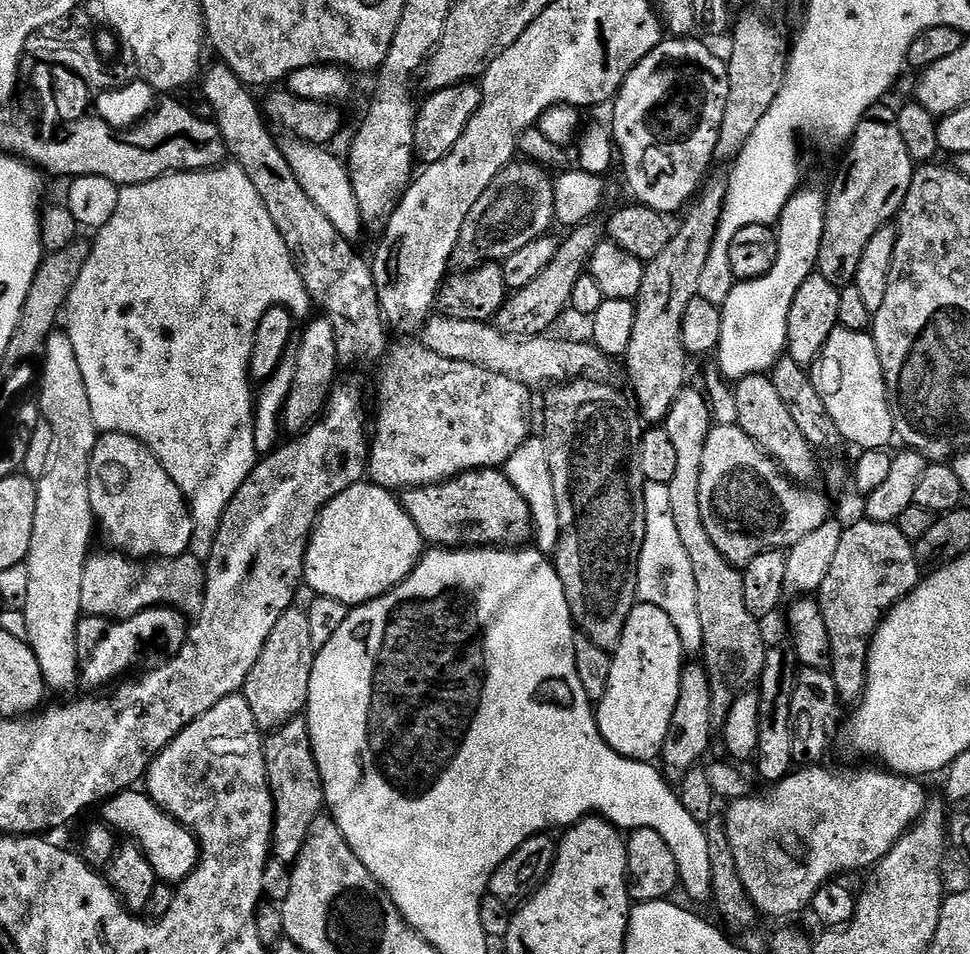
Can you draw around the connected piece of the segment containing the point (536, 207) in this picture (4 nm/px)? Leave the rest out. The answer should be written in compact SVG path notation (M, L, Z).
M513 162L490 182L486 194L474 202L474 210L458 234L458 246L452 264L460 270L480 268L483 264L503 262L514 250L522 250L526 242L549 235L556 220L556 185L553 177L539 164Z

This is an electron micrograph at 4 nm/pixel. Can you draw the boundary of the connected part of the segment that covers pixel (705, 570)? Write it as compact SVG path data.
M685 386L683 390L678 394L678 398L674 402L674 406L670 408L670 414L668 419L664 421L662 427L670 434L670 438L674 441L674 450L678 457L678 470L674 470L674 478L668 485L670 490L670 506L674 510L674 523L678 525L678 534L682 537L682 546L686 546L686 554L690 554L690 566L694 566L694 590L696 591L696 597L698 598L698 618L702 618L702 638L704 639L704 650L702 653L702 666L708 672L710 678L710 698L712 699L712 715L717 721L727 721L729 714L732 712L732 707L736 704L736 699L742 695L742 693L749 691L759 681L760 675L764 673L764 663L768 657L766 651L766 643L764 644L764 632L760 629L761 621L754 615L750 614L750 610L746 610L746 597L742 586L744 585L743 571L737 565L731 564L727 558L722 554L718 554L718 546L714 546L714 542L710 542L710 534L706 534L706 526L702 522L702 510L700 509L700 503L698 502L698 490L700 486L700 479L702 478L702 454L706 451L706 438L710 438L712 429L714 427L712 409L709 408L709 400L707 395L698 387Z

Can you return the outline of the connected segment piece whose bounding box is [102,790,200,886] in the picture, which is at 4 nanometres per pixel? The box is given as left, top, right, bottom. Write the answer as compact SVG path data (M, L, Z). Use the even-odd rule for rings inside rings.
M140 790L120 792L111 800L105 800L102 805L102 811L104 811L103 823L117 833L122 834L122 832L125 832L128 835L125 837L134 838L135 843L139 844L146 856L150 858L150 864L154 866L156 871L157 881L178 886L183 880L190 878L190 874L198 866L200 862L200 844L196 840L194 833L186 826L182 826L170 814L163 812L143 791L136 791Z

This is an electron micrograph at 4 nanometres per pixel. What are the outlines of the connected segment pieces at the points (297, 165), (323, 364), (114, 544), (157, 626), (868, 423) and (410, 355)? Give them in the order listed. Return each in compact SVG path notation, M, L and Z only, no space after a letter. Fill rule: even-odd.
M288 138L283 141L282 147L286 162L290 162L290 170L294 170L294 178L298 178L302 190L306 190L307 196L314 201L314 206L318 206L318 210L326 214L326 219L333 224L334 230L338 230L338 234L342 234L342 238L359 241L359 236L366 232L366 225L362 222L362 210L358 210L358 198L354 194L347 163L328 152L332 150L327 147L307 144L304 140Z
M320 314L308 320L300 332L301 342L297 350L297 374L294 376L293 388L286 398L282 428L285 433L303 434L320 419L332 390L337 383L336 371L342 368L338 354L338 342L334 338L334 326L330 326L328 317Z
M105 432L97 439L96 449L92 455L92 465L90 466L90 502L99 535L101 532L104 535L105 542L108 543L107 547L117 553L133 558L159 558L162 556L183 556L192 547L192 510L188 507L188 501L185 500L182 490L178 490L174 478L170 478L170 474L166 474L160 459L141 440L135 440L133 436L118 434L117 432Z
M147 608L125 620L108 620L104 616L81 615L76 631L80 684L88 687L85 688L88 690L104 690L115 685L117 681L131 673L128 671L139 662L140 655L151 644L161 640L162 643L169 644L172 650L180 649L186 642L189 627L189 617L177 608Z
M838 326L820 351L820 359L814 365L814 381L844 442L852 443L856 450L889 447L898 429L898 420L872 335Z
M423 342L394 345L392 353L385 358L384 365L380 368L380 381L376 384L376 412L374 408L374 431L370 436L367 470L371 483L389 490L421 488L431 484L444 484L463 472L477 472L479 468L500 468L507 465L514 450L521 448L533 435L532 424L528 421L532 416L532 396L533 389L521 380L498 374L494 370L486 370L482 366L474 366L470 362L454 362L454 358L442 358L442 354L434 354L434 350L430 350Z

